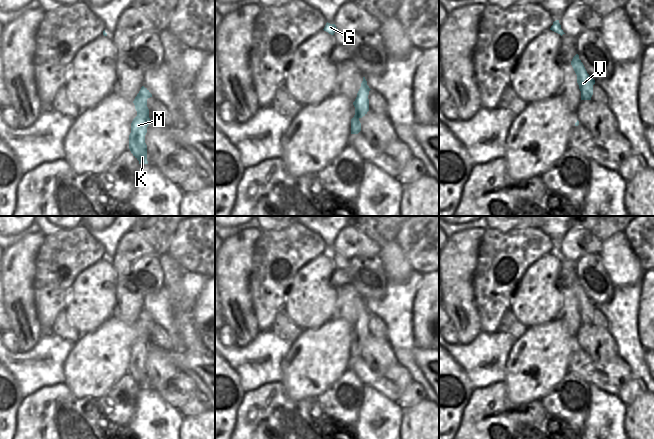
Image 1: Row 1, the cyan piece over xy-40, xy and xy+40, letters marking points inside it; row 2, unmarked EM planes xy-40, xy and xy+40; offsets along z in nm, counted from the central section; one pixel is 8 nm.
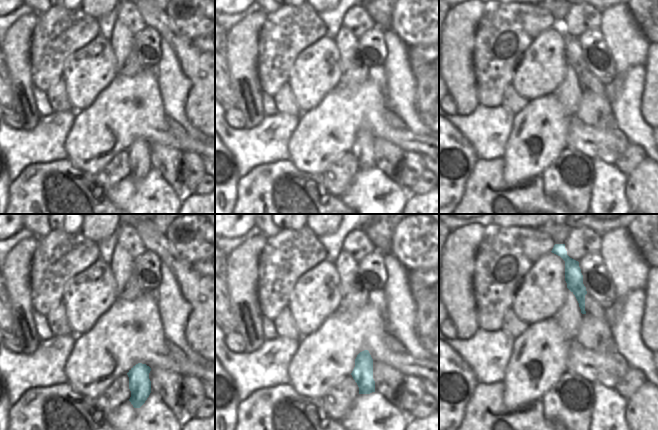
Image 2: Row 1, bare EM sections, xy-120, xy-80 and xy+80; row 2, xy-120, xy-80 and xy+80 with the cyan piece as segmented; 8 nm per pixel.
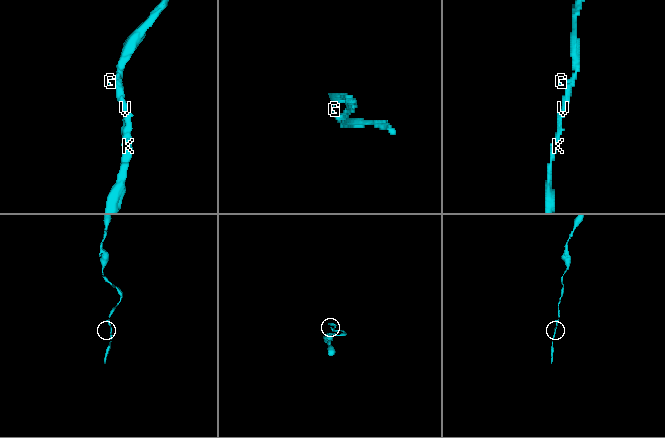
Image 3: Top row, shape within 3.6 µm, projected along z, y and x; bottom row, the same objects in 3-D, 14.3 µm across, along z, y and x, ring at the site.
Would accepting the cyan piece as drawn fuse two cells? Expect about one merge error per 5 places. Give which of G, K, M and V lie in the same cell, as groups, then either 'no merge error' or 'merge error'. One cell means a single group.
G K M V; no merge error

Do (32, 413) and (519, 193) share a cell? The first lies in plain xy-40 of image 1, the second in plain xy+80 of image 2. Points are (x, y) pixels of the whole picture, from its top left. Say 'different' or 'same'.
same

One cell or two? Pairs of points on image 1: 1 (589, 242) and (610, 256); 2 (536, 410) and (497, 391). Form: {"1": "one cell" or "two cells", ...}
{"1": "two cells", "2": "one cell"}

